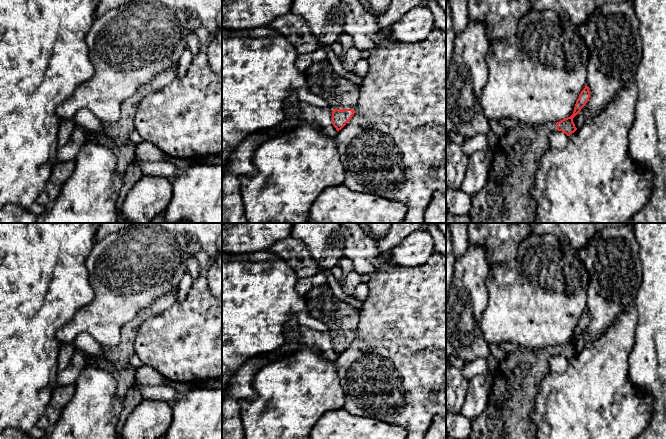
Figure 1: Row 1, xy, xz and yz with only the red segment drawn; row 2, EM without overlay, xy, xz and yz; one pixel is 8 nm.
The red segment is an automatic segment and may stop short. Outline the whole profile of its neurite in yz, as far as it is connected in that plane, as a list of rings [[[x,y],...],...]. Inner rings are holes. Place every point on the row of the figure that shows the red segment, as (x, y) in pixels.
[[[586,85],[576,101],[573,114],[556,124],[524,124],[519,123],[506,129],[503,136],[498,137],[497,144],[492,147],[494,154],[488,170],[486,183],[471,196],[469,216],[473,223],[534,223],[536,218],[536,202],[532,189],[535,185],[539,161],[550,147],[550,135],[558,130],[567,136],[577,128],[573,118],[581,111],[590,98]]]

